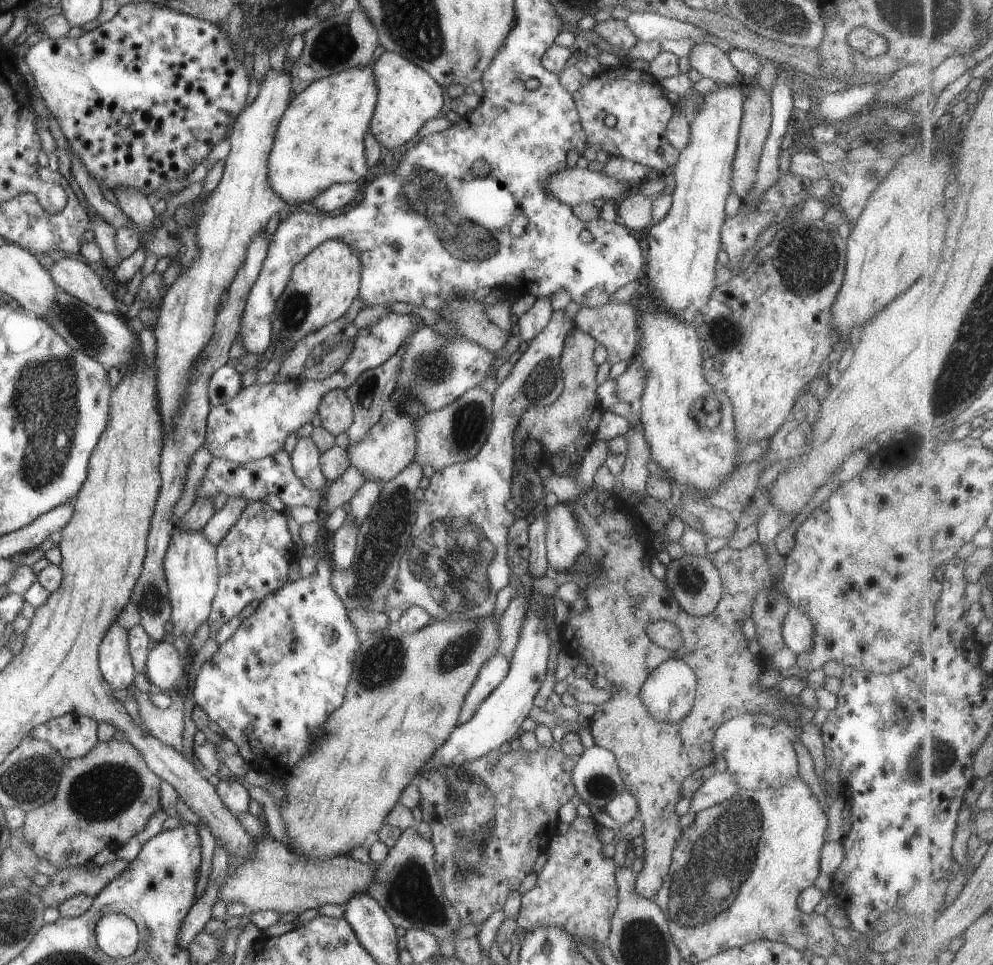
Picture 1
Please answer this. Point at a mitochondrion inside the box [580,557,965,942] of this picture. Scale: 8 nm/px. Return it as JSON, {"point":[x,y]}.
{"point":[722,864]}

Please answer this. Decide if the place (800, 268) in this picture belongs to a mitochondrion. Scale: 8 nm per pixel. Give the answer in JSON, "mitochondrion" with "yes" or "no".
{"mitochondrion":"yes"}

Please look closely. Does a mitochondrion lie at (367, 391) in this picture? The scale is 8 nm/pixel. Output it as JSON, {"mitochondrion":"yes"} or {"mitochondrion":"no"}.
{"mitochondrion":"yes"}

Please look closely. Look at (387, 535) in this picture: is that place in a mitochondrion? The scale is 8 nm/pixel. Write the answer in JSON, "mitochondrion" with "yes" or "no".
{"mitochondrion":"yes"}

